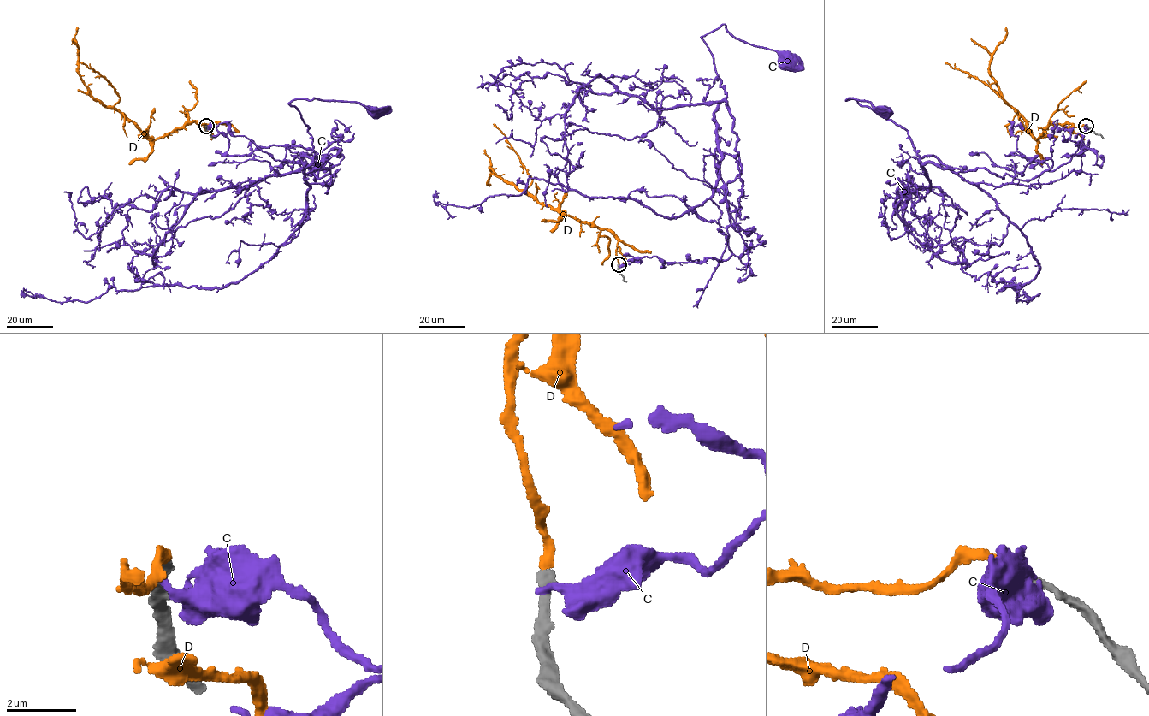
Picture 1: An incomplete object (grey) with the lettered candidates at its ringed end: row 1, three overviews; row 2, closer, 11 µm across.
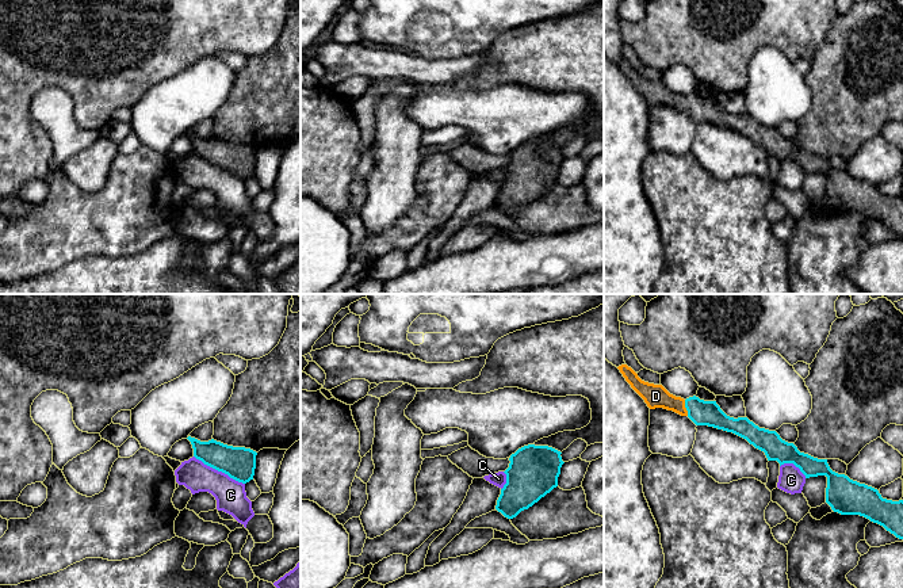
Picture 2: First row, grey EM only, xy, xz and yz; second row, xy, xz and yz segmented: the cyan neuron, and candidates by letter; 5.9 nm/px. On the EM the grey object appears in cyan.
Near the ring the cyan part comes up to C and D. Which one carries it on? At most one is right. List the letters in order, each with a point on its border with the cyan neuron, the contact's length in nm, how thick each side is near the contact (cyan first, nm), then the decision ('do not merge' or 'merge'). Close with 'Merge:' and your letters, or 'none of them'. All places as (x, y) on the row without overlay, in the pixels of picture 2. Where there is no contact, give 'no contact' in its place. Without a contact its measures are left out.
C: contact xy (219, 167); length 340 nm; calibres 190 and 180 nm; do not merge
D: contact yz (685, 103); length 100 nm; calibres 150 and 140 nm; merge
Merge: D

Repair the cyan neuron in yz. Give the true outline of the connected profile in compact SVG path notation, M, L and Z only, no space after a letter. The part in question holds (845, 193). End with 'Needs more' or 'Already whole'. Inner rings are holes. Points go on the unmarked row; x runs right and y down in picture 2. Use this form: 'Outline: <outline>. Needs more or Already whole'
Outline: M627 61L617 65L650 106L663 104L688 112L696 122L732 129L764 148L768 157L777 157L780 163L793 160L806 175L826 172L826 199L834 209L864 213L903 236L903 196L883 195L877 186L833 168L827 156L800 149L793 140L783 137L776 127L759 125L747 114L727 112L716 98L704 98L696 92L684 96L670 91L662 81L642 77Z. Needs more

